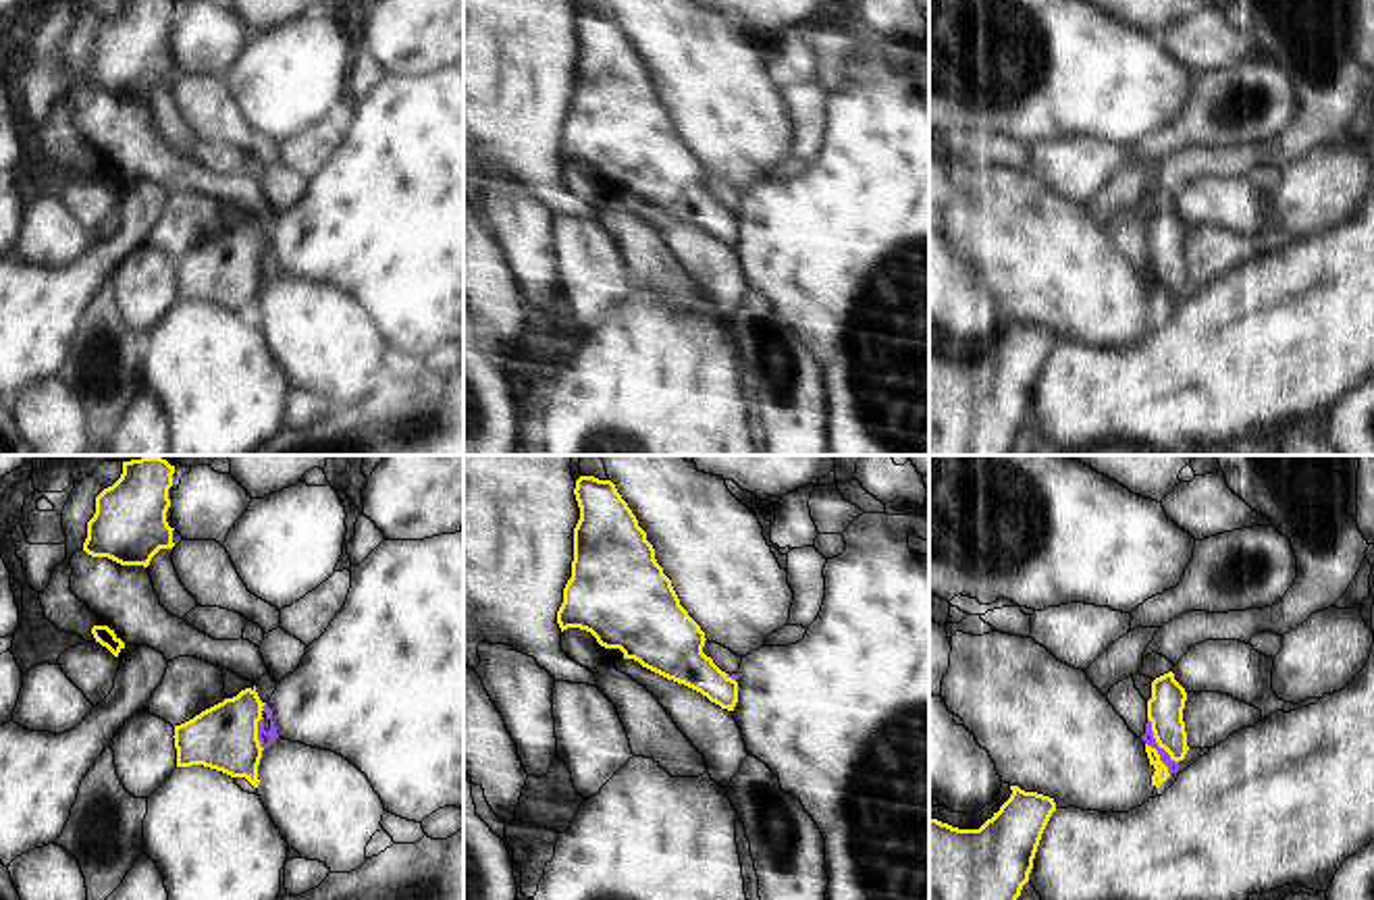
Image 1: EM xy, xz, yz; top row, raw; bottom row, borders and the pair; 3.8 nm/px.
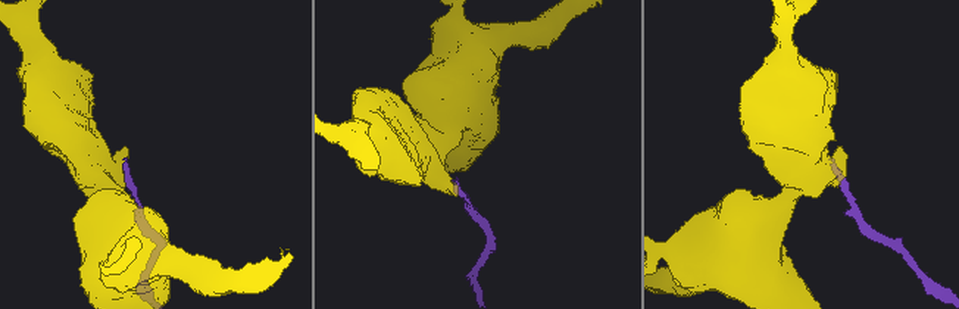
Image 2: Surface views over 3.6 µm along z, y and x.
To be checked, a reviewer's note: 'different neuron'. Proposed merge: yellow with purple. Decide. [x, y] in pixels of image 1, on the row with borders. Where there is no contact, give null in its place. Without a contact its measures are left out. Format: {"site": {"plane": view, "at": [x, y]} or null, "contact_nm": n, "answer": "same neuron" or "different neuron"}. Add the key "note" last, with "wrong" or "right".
{"site": {"plane": "yz", "at": [1154, 749]}, "contact_nm": 240, "answer": "different neuron", "note": "right"}

